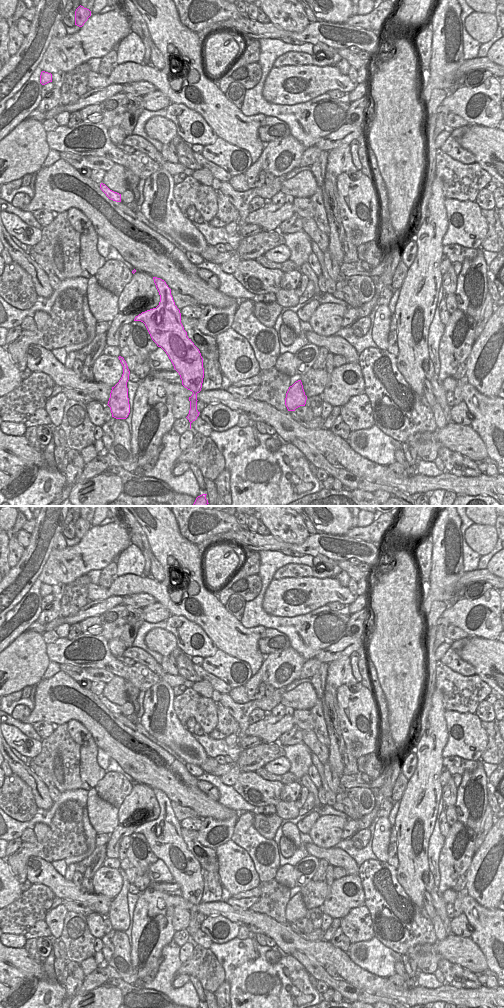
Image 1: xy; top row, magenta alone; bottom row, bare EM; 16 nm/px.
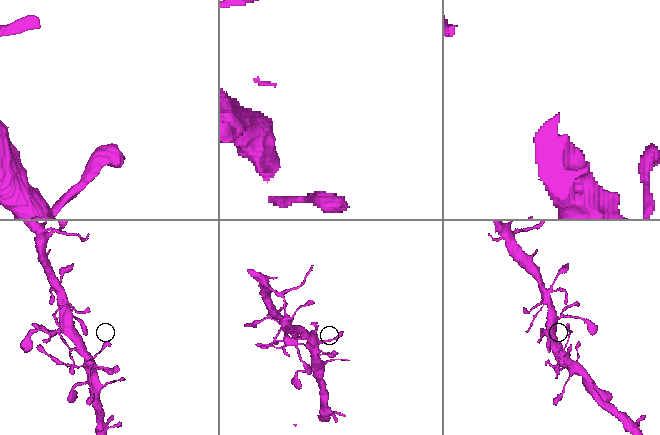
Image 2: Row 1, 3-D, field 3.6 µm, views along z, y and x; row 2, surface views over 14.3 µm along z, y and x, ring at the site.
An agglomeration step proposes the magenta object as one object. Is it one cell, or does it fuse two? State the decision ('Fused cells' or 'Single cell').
Fused cells

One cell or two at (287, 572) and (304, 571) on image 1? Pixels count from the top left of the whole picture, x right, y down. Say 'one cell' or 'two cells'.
one cell

